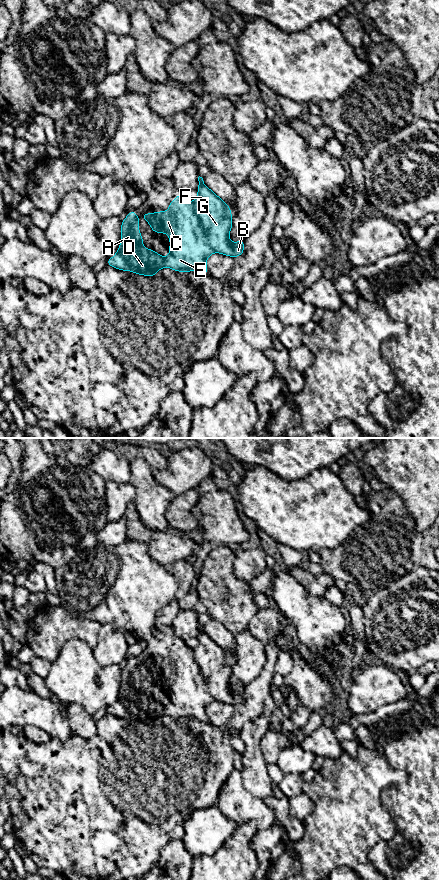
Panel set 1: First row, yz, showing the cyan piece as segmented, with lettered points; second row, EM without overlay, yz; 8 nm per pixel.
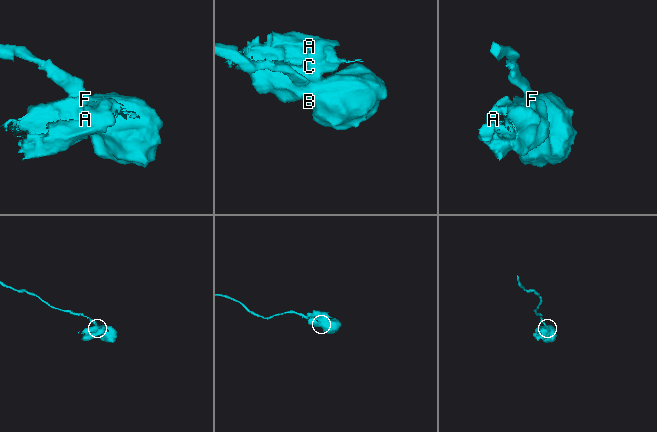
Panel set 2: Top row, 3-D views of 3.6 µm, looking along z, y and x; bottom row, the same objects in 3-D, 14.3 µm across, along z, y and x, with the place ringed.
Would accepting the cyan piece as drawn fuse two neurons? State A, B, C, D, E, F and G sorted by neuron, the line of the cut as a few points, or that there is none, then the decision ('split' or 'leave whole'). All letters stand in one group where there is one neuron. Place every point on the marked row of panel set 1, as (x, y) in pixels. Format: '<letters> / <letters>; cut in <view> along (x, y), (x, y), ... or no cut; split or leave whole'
A C D E / B F G; cut in yz along (192, 201), (194, 212), (204, 229), (209, 245), (214, 251); split

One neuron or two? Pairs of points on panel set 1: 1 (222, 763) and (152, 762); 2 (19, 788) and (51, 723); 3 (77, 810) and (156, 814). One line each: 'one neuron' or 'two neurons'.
1: one neuron
2: two neurons
3: one neuron

